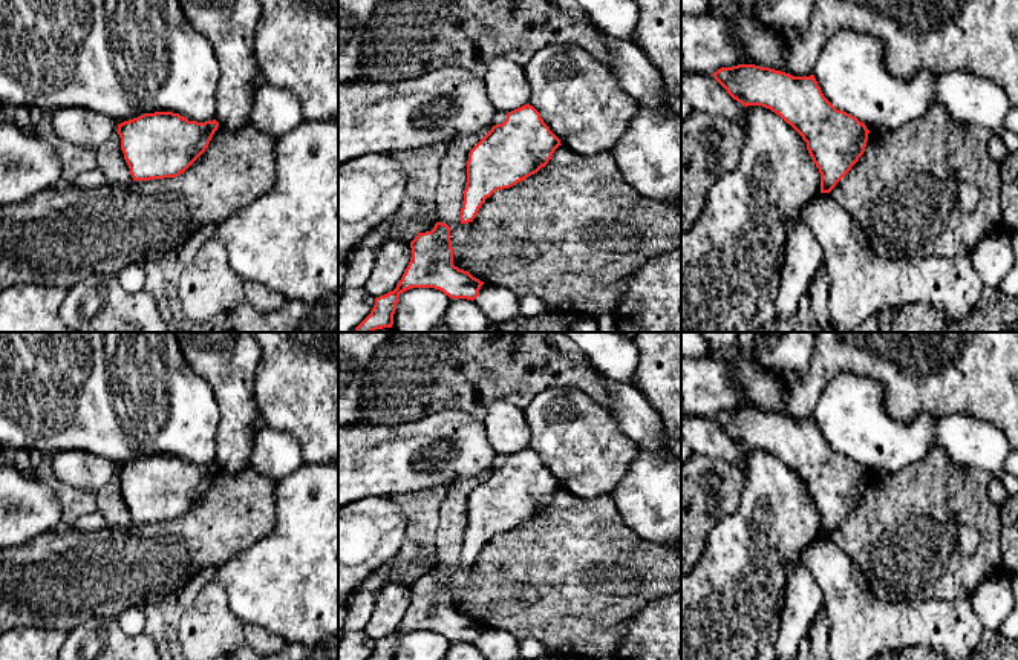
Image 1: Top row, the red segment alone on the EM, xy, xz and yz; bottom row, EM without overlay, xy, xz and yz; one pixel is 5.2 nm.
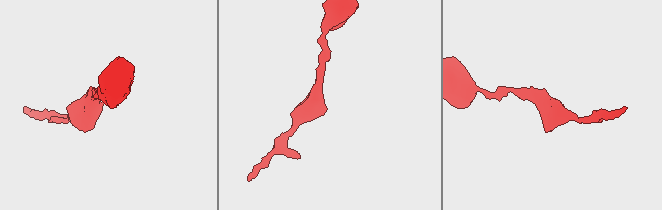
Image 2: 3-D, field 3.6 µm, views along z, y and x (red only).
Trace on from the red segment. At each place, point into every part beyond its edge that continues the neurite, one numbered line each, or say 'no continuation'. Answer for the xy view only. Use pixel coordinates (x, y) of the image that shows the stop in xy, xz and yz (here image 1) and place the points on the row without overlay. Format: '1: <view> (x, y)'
no continuation

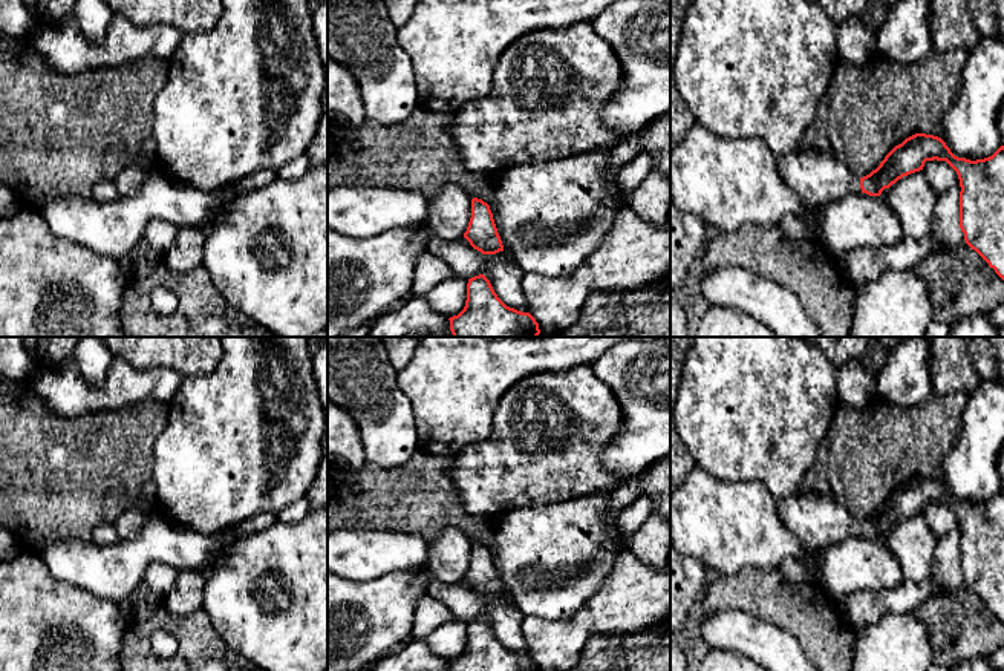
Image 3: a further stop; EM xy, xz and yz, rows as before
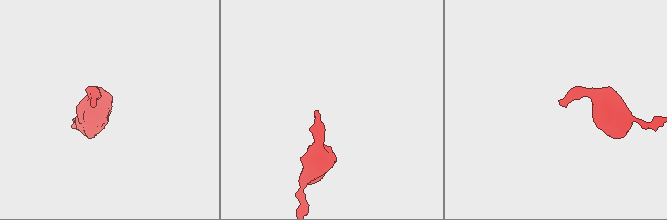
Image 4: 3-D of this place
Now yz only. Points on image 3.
1: yz (818, 520)

